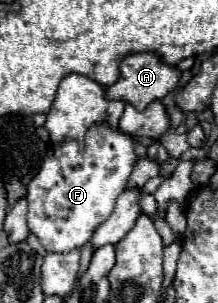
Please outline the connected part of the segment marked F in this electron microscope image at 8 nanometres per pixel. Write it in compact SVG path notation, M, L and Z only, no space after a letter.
M96 124L86 134L84 154L76 140L52 144L40 172L28 184L28 226L46 252L80 250L94 228L110 216L116 198L128 188L128 178L136 162L134 140L122 130Z

